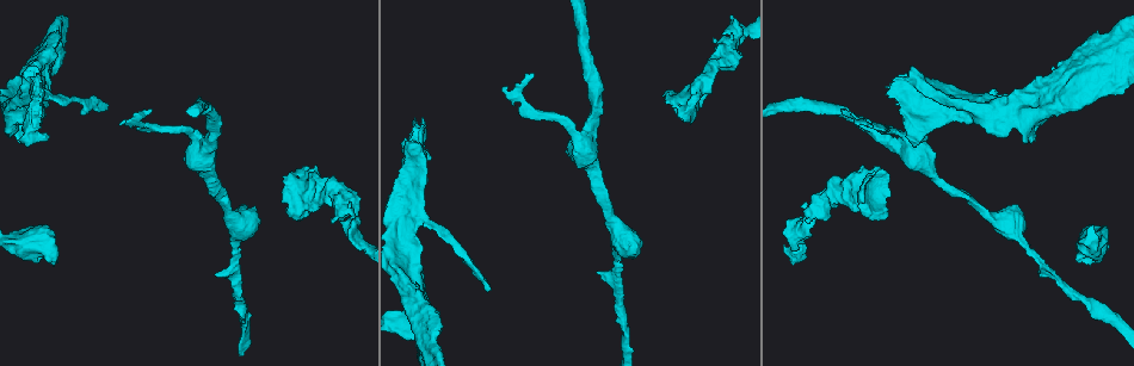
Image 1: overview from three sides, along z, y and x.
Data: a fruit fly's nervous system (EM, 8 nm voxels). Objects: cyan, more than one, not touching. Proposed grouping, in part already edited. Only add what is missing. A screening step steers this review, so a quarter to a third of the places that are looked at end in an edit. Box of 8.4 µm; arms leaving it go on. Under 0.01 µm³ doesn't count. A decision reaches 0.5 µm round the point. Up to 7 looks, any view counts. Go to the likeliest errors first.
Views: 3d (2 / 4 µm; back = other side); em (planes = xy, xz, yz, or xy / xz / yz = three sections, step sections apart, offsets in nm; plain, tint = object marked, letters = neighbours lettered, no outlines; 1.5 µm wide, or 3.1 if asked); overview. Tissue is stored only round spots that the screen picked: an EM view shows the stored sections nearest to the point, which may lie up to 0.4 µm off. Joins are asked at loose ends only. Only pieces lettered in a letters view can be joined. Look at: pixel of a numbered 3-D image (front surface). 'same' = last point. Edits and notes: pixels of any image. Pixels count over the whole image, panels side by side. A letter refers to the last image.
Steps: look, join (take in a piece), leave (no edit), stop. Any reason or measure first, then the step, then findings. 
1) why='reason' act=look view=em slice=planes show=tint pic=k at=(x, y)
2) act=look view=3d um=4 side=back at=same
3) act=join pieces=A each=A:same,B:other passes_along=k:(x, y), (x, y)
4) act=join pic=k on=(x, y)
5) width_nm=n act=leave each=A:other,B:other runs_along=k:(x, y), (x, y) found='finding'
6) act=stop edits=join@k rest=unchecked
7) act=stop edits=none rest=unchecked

why='free end' act=look view=em slice=planes show=letters pic=1 at=(55, 263)

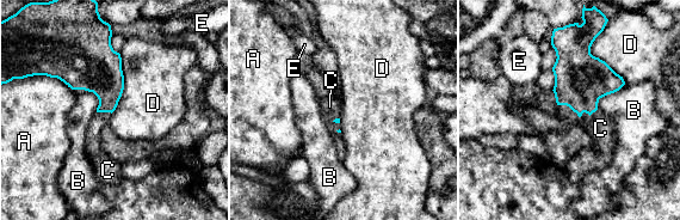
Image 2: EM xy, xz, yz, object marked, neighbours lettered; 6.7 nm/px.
act=join pieces=C each=A:other,B:other,C:same,D:other,E:other found='the neuron continues'

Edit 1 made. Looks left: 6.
why='thick end' act=look view=3d um=2 side=back pic=1 at=(1033, 139)

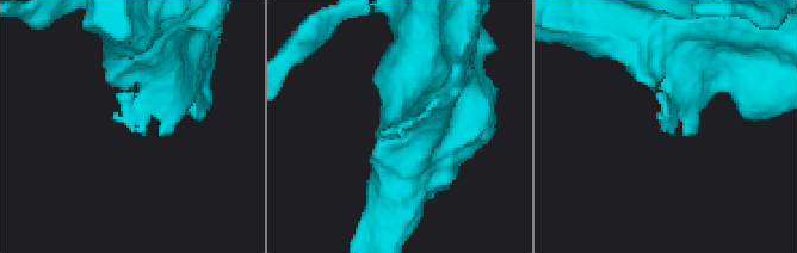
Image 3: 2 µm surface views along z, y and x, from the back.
act=look view=em slice=xz step=4 show=letters pic=3 at=(659, 129)

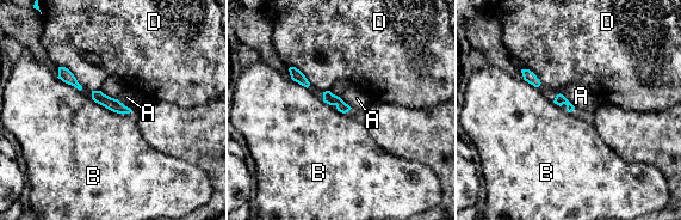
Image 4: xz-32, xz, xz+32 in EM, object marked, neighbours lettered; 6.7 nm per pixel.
why='cut it another way' act=look view=em slice=planes show=letters at=same

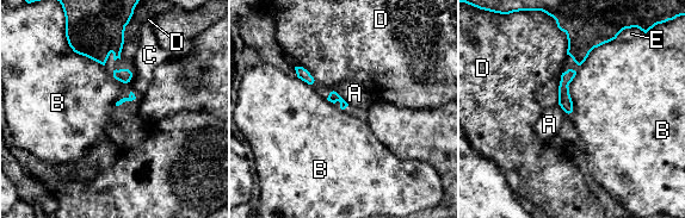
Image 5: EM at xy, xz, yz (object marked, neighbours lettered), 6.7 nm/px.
act=leave each=A:other,B:other,C:other,D:other,E:other border=5:(67, 43), (74, 51), (104, 66) found='no lettered piece goes on from it'

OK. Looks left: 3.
why='branch stops here' act=look view=3d um=4 pic=1 at=(31, 113)

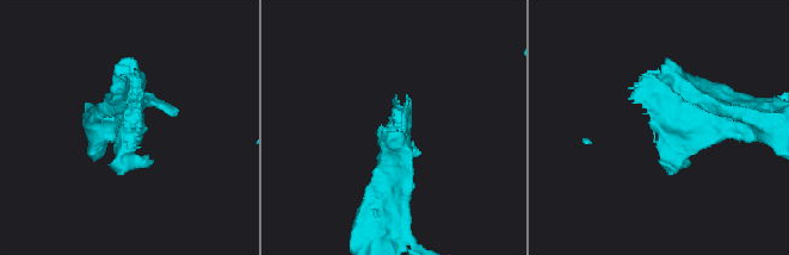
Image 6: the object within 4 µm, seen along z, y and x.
act=look view=em slice=planes show=letters pic=6 at=(647, 123)

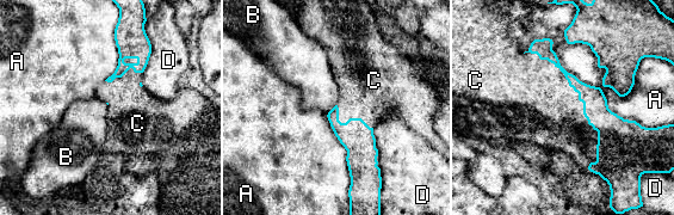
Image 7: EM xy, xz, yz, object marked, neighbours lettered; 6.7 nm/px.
longest_contact=A:950nm act=join pieces=C each=A:other,B:other,C:same,D:other found='it goes on there'

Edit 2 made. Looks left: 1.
act=stop edits=join@2,join@7 rest=unchecked

